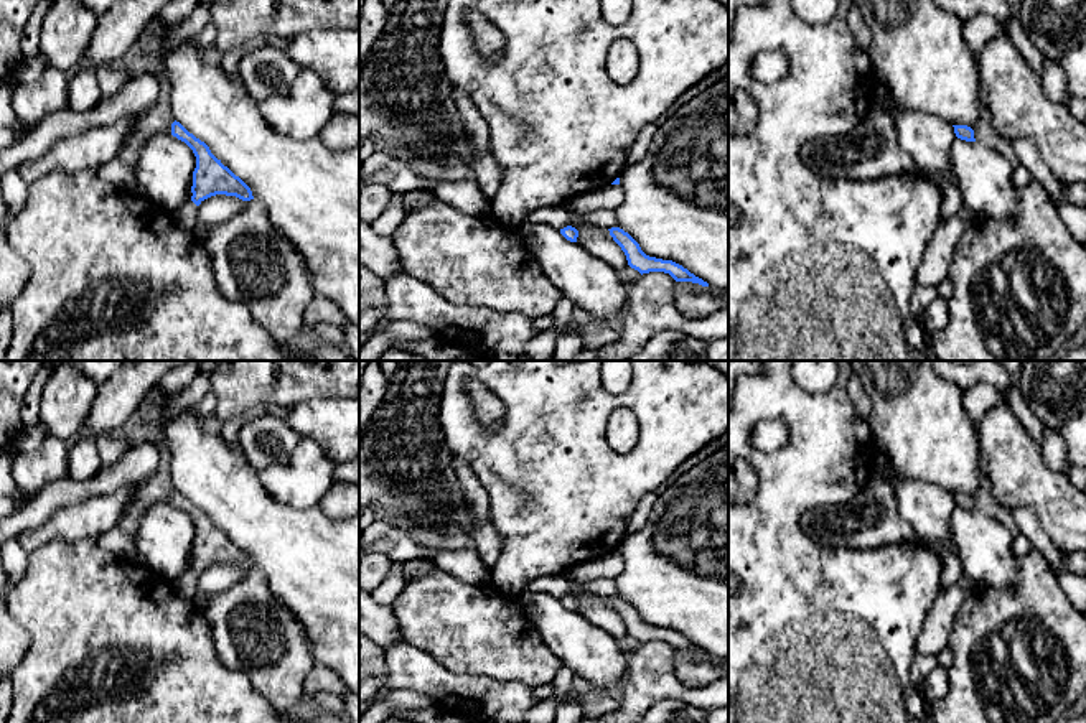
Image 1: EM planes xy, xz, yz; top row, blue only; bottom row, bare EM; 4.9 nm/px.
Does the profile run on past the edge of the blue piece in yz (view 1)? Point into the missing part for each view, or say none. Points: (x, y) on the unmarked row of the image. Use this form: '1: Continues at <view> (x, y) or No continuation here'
1: No continuation here

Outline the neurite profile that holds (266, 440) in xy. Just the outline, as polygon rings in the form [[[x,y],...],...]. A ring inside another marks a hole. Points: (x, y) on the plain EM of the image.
[[[274,415],[247,420],[239,430],[239,450],[257,471],[285,461],[302,440],[298,431]]]

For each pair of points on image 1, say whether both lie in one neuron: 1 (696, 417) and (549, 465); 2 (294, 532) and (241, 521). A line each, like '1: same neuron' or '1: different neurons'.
1: same neuron
2: same neuron

